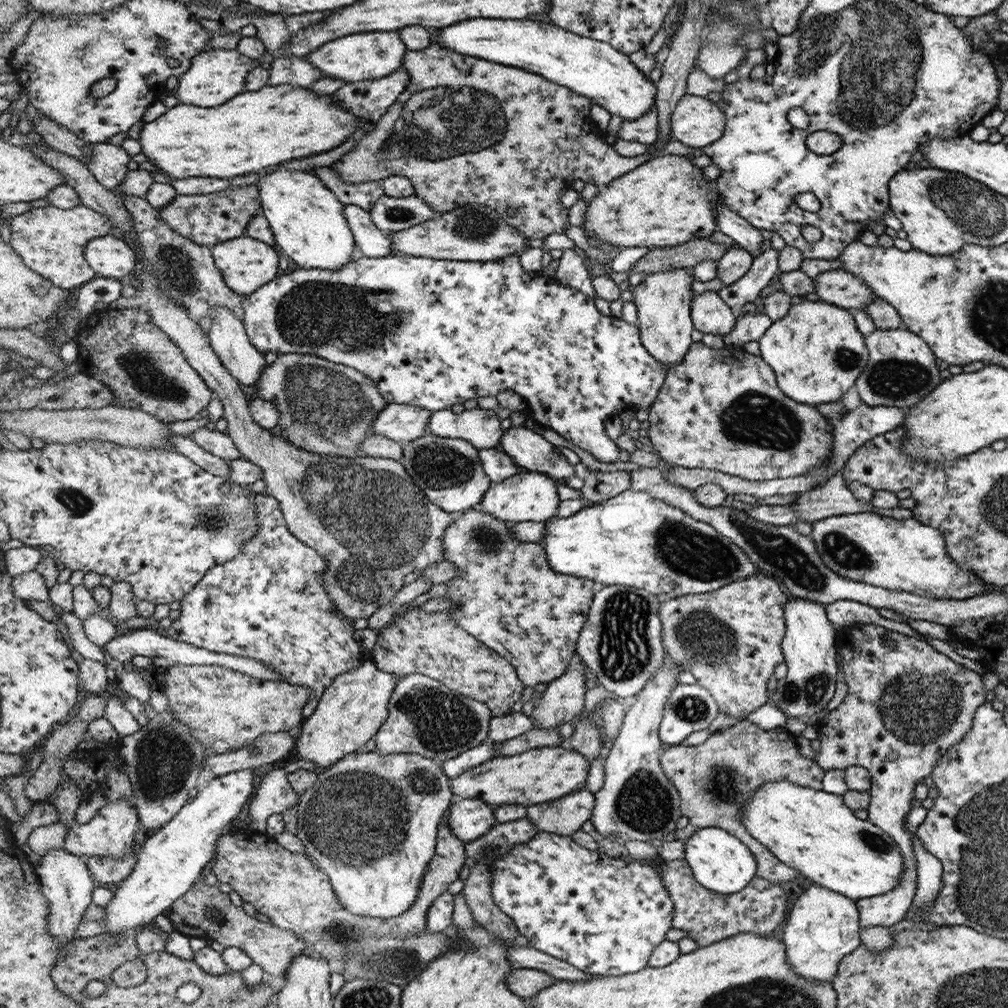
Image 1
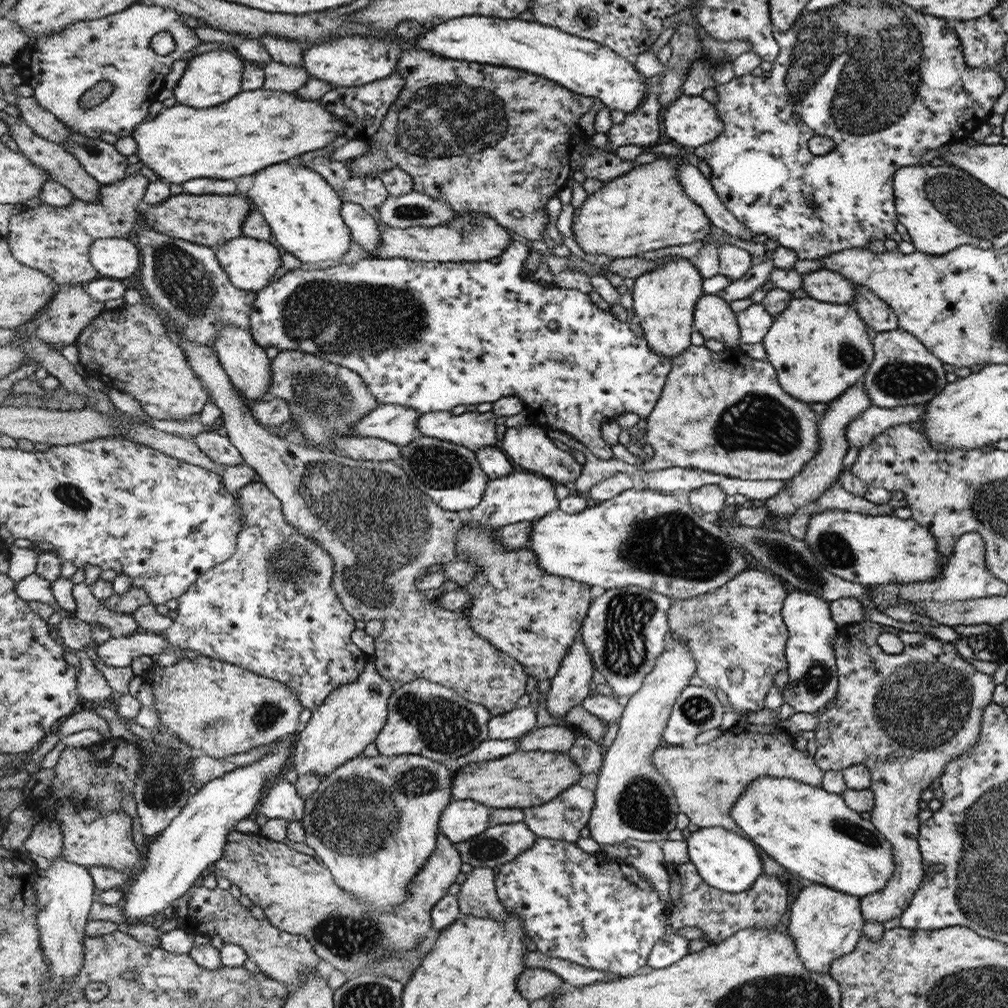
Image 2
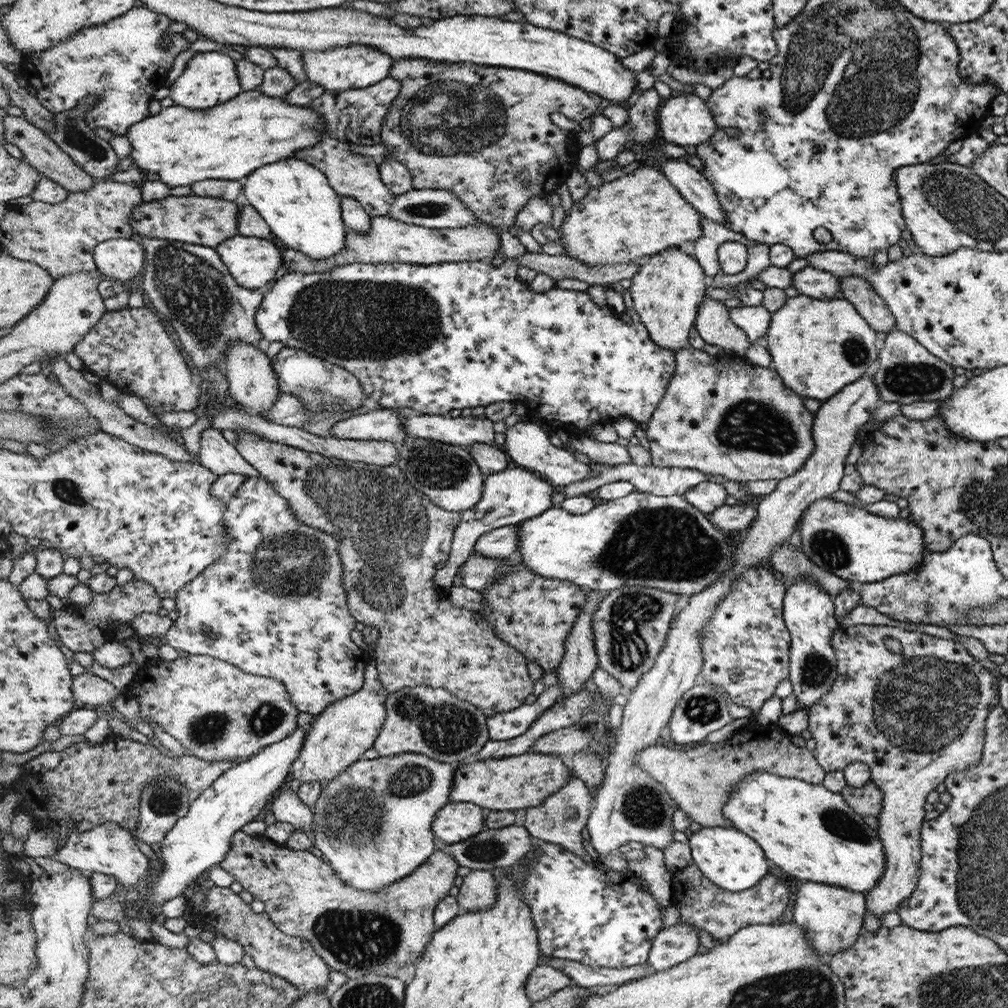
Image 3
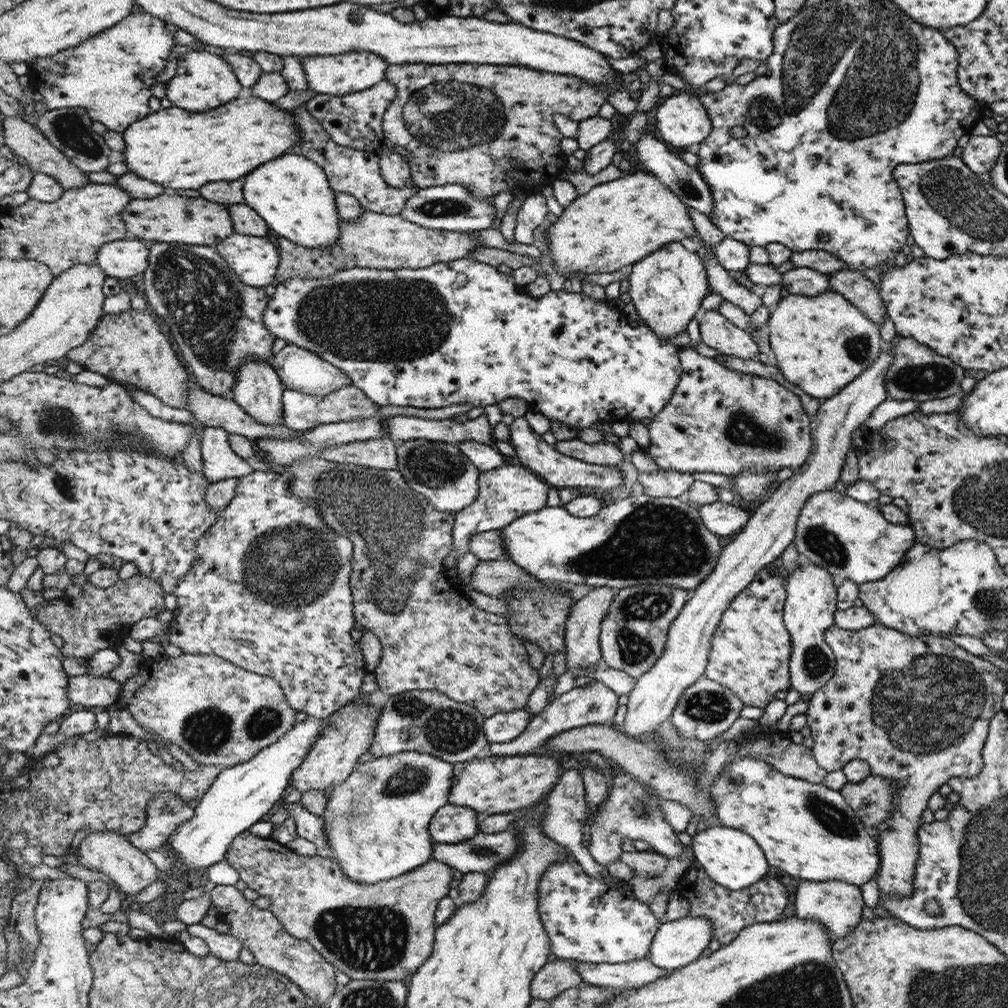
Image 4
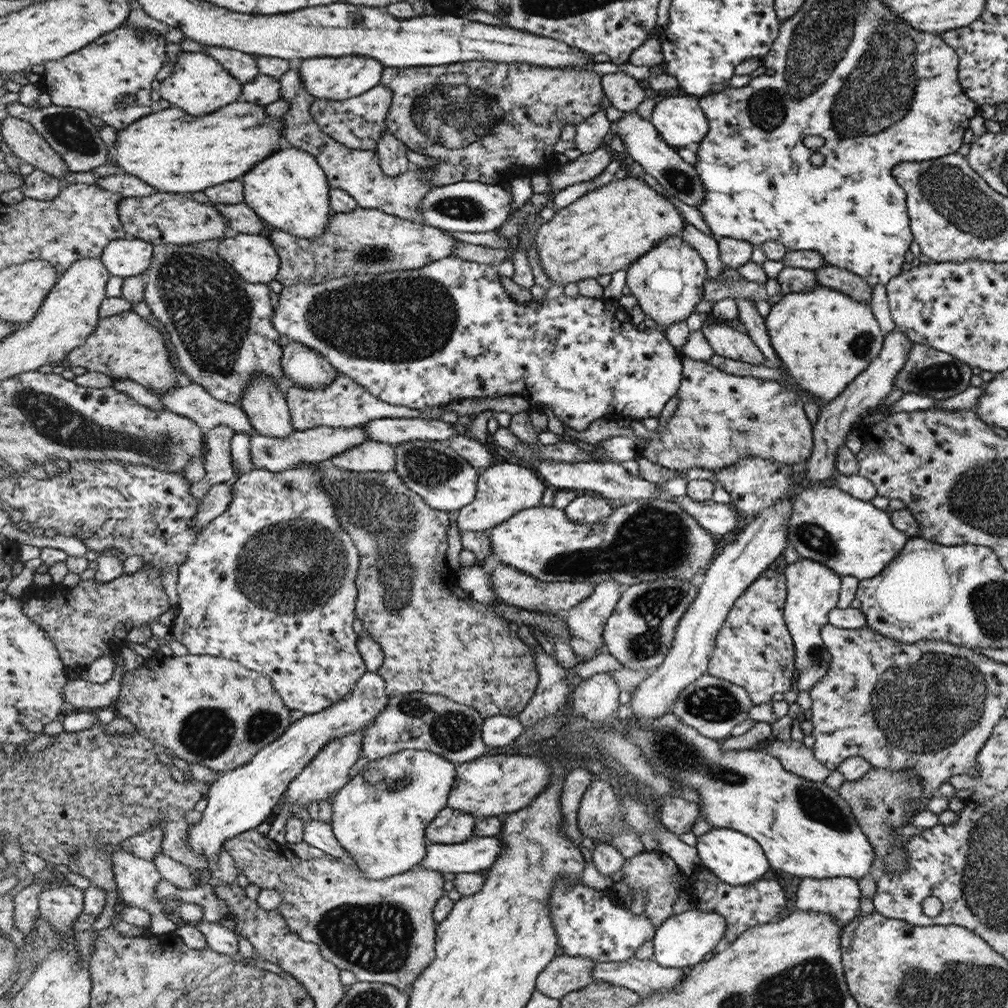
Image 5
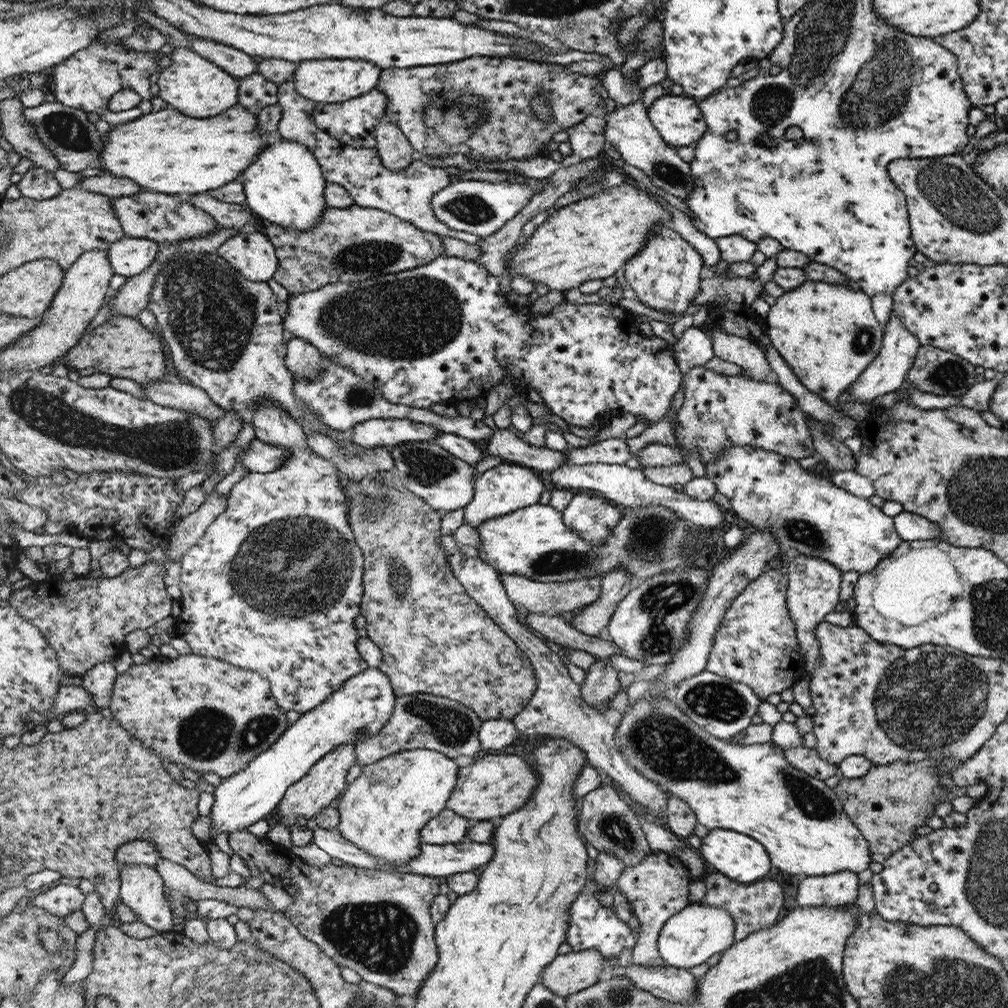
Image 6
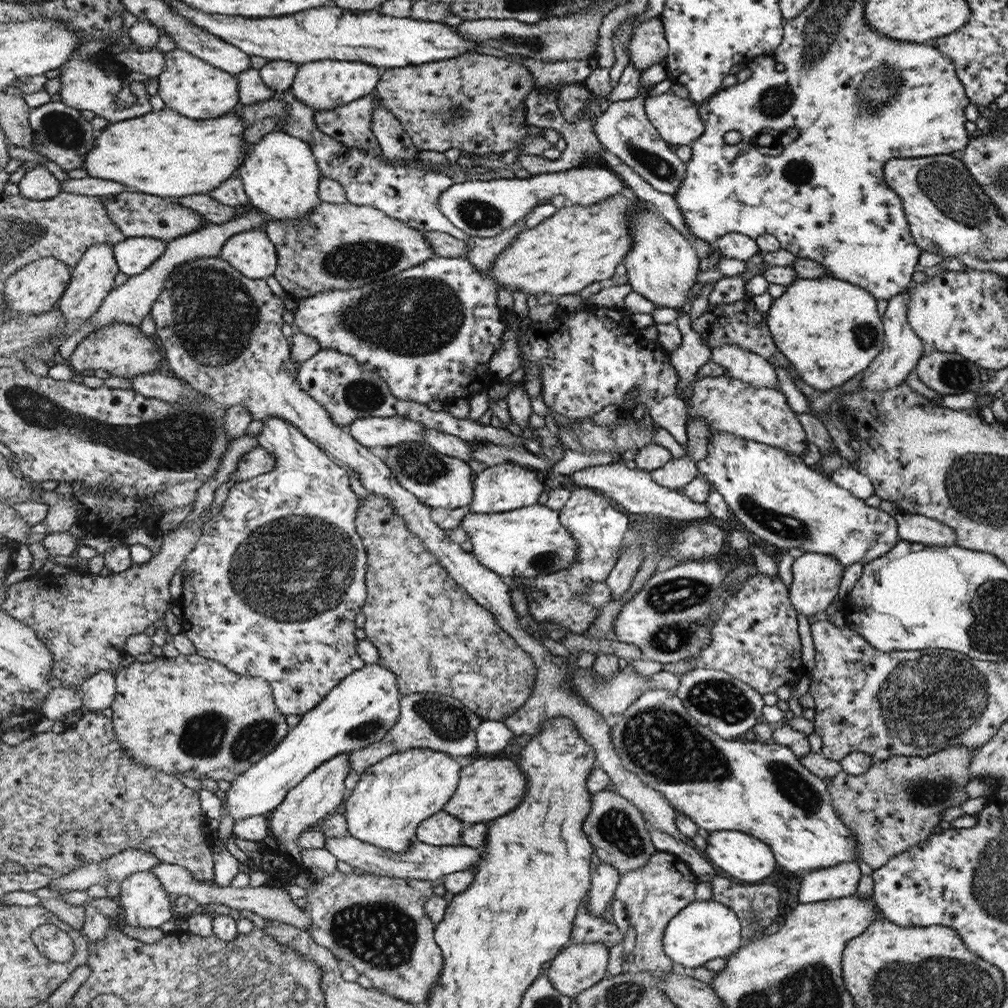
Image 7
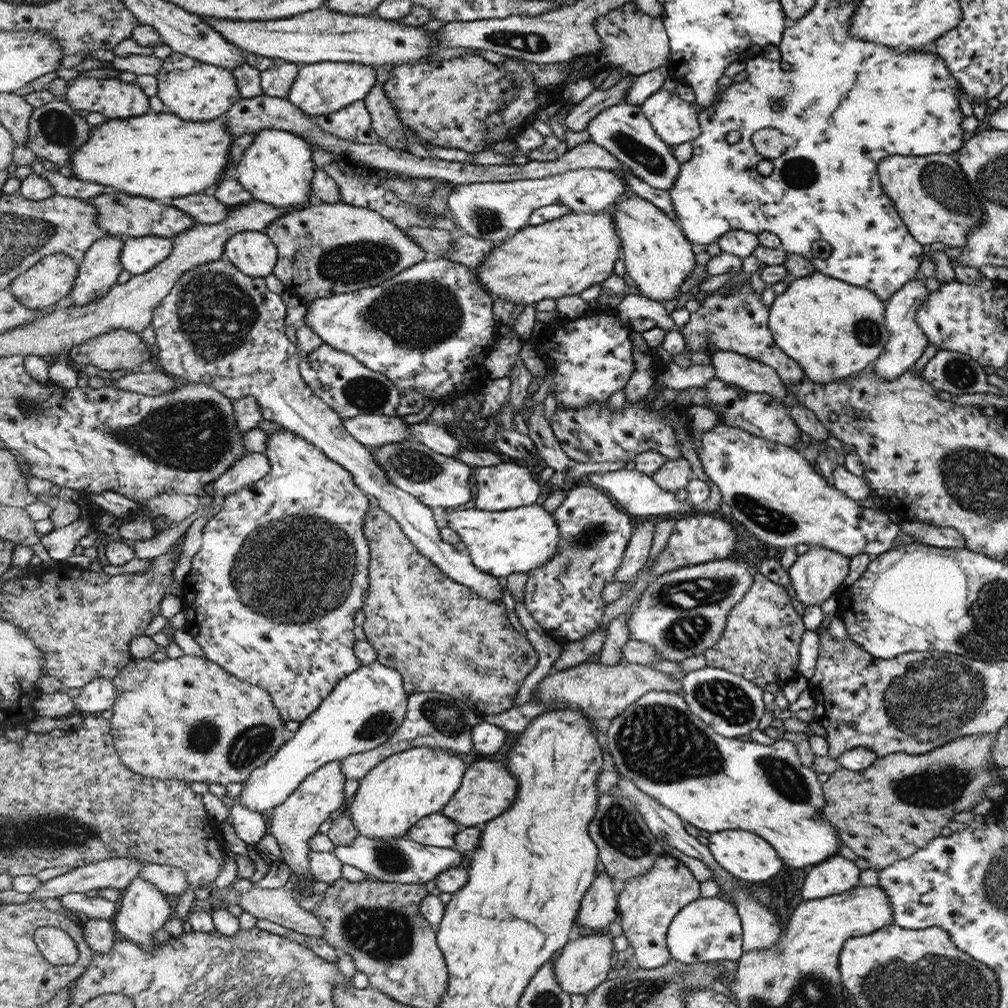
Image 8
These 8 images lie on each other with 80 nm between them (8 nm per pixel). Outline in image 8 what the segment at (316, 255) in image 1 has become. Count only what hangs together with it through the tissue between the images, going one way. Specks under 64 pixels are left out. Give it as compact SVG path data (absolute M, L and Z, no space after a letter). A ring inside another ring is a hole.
M262 130L238 164L238 180L254 199L285 208L287 212L308 206L315 174L314 151L299 135L291 131Z

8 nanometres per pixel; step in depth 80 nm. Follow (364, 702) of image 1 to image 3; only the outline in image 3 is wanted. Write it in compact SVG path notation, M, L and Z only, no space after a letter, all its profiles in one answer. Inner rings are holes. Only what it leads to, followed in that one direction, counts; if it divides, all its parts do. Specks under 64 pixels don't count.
M373 660L372 664L368 665L362 689L333 702L323 713L313 718L299 757L292 765L292 777L301 783L320 782L324 785L351 769L366 750L375 746L379 730L387 718L388 695L386 687L379 682L379 669Z

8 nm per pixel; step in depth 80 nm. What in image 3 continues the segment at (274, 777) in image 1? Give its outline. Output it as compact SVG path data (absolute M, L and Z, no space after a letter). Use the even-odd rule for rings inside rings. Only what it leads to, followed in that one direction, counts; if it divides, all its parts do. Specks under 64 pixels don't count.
M285 786L280 794L273 798L269 806L270 814L274 814L278 821L289 822L294 825L295 830L310 836L313 825L313 810L306 806L300 797L289 786Z

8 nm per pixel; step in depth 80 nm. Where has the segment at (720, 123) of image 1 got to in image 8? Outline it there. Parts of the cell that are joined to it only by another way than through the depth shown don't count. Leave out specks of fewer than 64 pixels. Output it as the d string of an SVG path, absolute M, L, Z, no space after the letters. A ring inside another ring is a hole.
M664 89L658 90L641 104L641 111L661 141L674 148L694 141L702 132L698 109L698 106Z

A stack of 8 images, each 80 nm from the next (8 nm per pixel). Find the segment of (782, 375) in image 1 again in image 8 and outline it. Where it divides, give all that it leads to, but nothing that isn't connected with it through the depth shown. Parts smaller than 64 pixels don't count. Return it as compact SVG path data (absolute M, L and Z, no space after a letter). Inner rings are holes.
M814 271L808 276L793 279L784 294L772 302L772 330L776 330L775 342L784 346L786 354L792 354L809 379L818 384L828 384L856 376L870 362L875 362L889 341L889 330L885 322L886 302L866 287L842 282L831 275Z

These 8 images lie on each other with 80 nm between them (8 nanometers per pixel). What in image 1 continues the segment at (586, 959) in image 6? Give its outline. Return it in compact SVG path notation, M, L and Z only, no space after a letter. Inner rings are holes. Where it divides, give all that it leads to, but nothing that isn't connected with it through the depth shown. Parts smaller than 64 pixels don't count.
M532 968L514 969L507 976L507 986L519 998L528 1000L554 984L553 976Z

